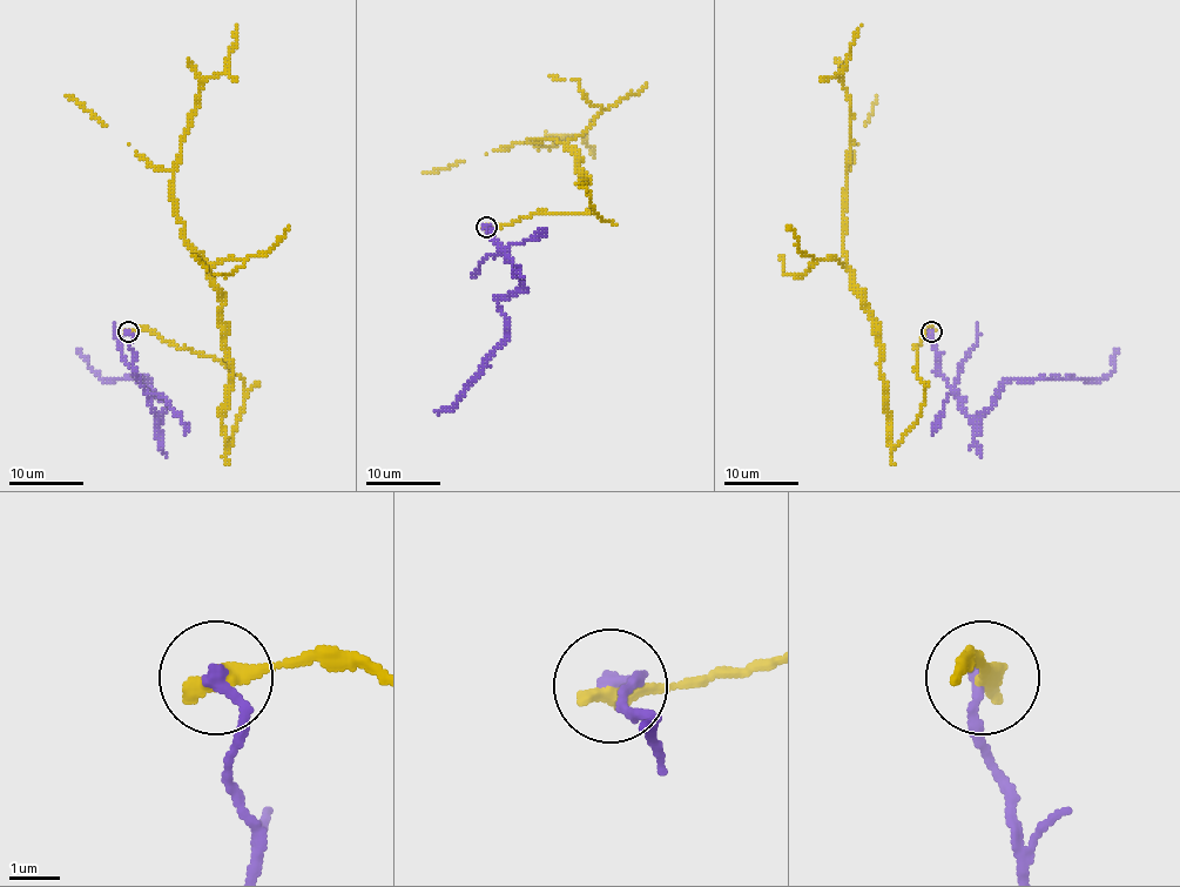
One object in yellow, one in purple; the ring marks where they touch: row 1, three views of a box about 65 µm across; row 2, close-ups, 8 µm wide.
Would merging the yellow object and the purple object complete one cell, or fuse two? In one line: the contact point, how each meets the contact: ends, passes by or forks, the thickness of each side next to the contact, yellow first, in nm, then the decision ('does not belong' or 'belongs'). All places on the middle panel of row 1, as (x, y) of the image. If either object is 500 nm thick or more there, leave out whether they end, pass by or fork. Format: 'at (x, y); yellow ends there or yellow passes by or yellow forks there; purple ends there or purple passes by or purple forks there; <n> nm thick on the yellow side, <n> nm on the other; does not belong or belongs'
at (486, 227); yellow ends there; purple ends there; 440 nm thick on the yellow side, 280 nm on the other; does not belong

